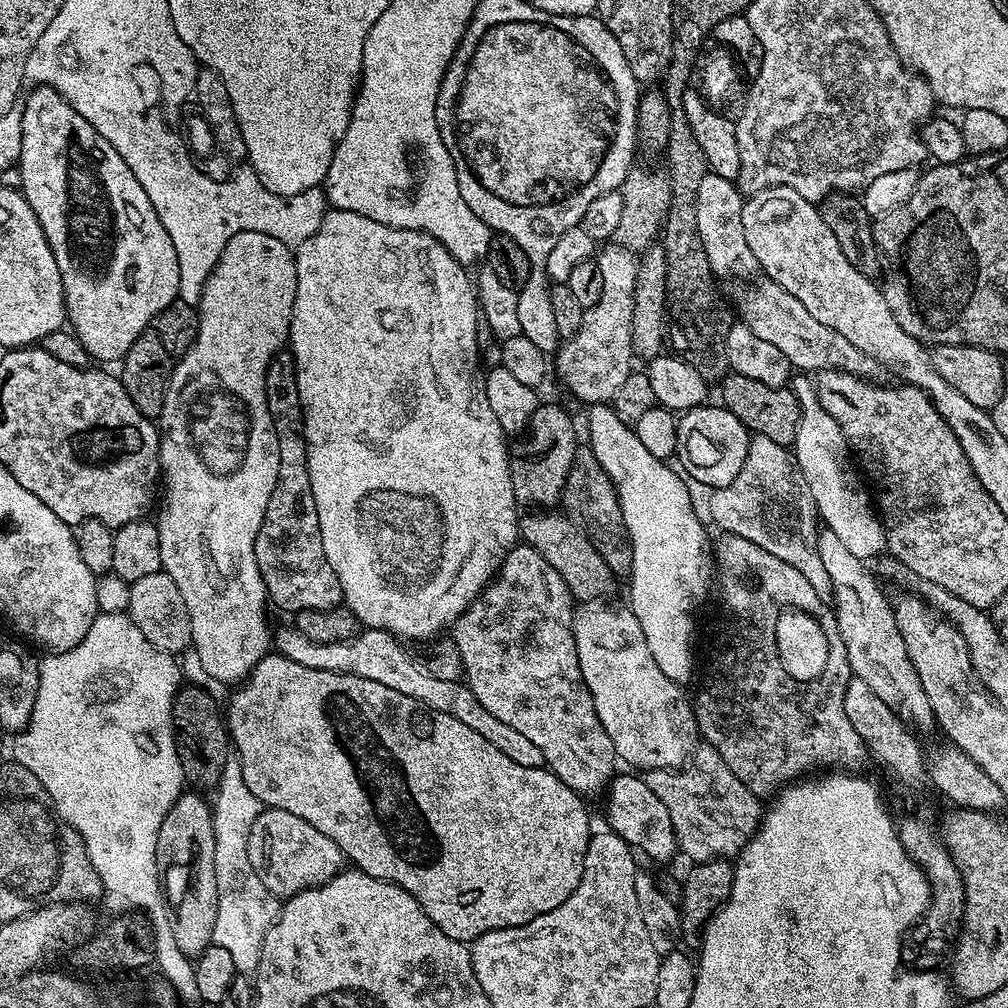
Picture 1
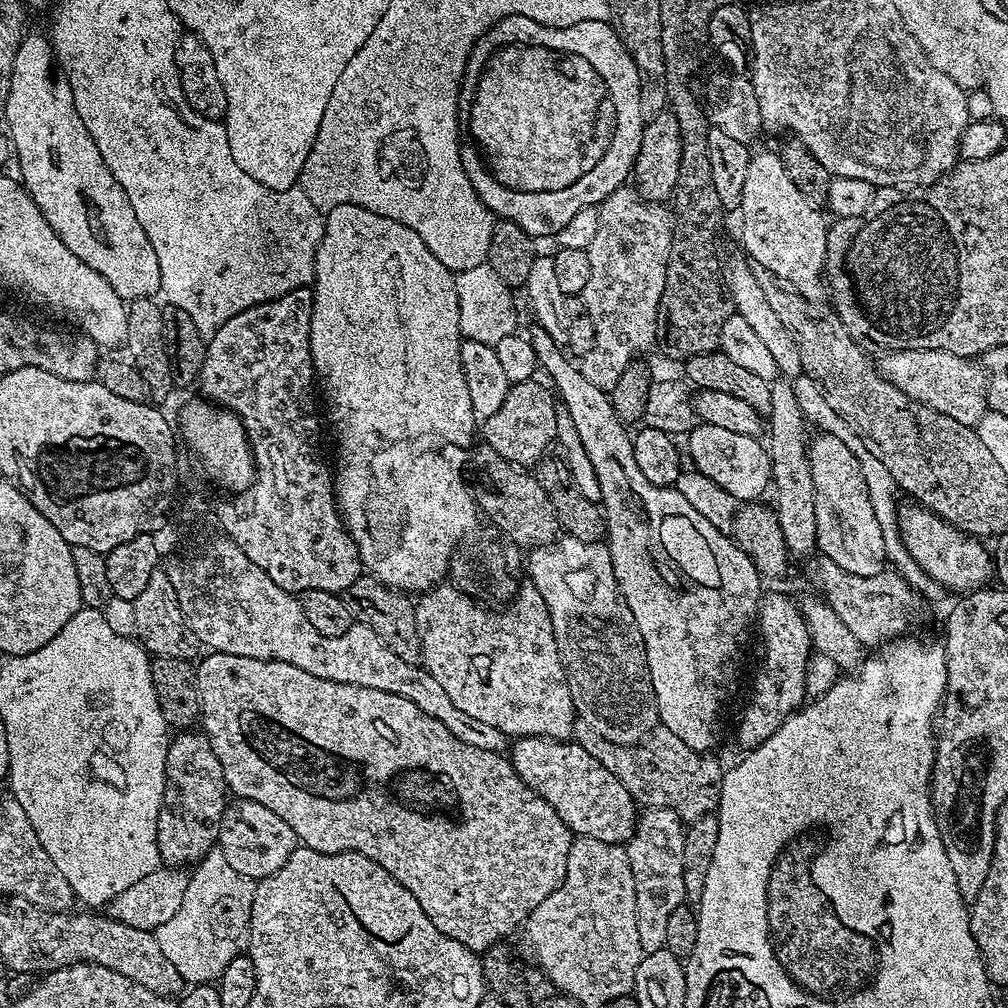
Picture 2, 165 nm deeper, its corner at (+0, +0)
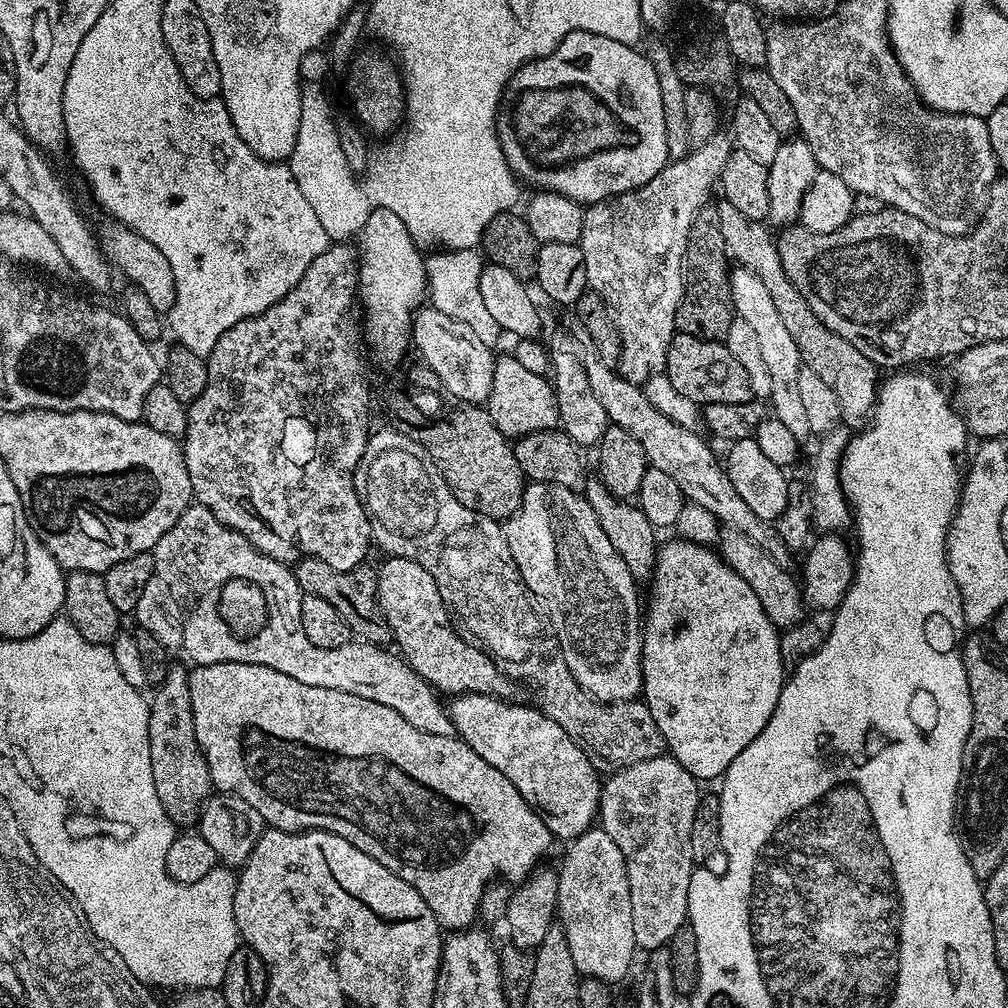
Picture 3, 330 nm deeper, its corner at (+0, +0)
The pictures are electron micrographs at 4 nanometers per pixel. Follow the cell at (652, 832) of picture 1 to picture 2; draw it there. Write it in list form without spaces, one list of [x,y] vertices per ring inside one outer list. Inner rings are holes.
[[[522,736],[511,745],[510,759],[522,782],[546,798],[558,818],[576,836],[624,846],[636,833],[638,805],[630,790],[594,754],[586,754],[582,745],[567,740],[546,740],[542,736]]]

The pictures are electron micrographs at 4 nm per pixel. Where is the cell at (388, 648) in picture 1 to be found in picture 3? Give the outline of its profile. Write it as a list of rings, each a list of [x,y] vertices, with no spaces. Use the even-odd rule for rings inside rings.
[[[195,502],[189,504],[188,509],[178,518],[178,522],[174,522],[174,526],[170,526],[170,530],[166,530],[166,534],[162,534],[162,538],[156,543],[156,547],[152,549],[151,553],[156,563],[156,576],[175,600],[177,606],[180,607],[180,614],[184,618],[184,647],[182,652],[183,655],[186,654],[193,660],[191,662],[193,665],[246,662],[258,666],[270,666],[270,670],[278,670],[278,674],[290,674],[290,678],[298,678],[298,682],[306,682],[306,686],[326,686],[326,690],[346,690],[346,694],[358,694],[358,698],[370,698],[370,702],[382,702],[382,706],[390,706],[390,710],[398,710],[398,714],[402,714],[402,718],[406,718],[406,722],[410,722],[410,726],[414,726],[418,730],[426,730],[426,734],[453,735],[452,719],[448,716],[445,701],[440,701],[443,699],[432,685],[427,684],[411,668],[408,661],[397,655],[395,651],[392,651],[393,653],[387,652],[389,650],[387,647],[367,642],[349,642],[337,648],[314,646],[314,642],[310,642],[310,638],[306,638],[306,630],[302,630],[302,606],[300,605],[302,593],[296,581],[295,571],[289,565],[279,564],[274,558],[262,554],[242,534],[238,534],[222,522],[218,522],[218,518],[214,518],[214,514],[210,514],[210,510],[206,510],[206,506]]]

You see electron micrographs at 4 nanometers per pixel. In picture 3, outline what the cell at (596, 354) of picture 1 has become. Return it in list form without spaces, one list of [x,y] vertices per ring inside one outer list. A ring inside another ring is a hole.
[[[717,130],[709,140],[705,140],[703,144],[695,147],[692,151],[694,151],[692,156],[691,154],[685,154],[669,162],[661,172],[654,174],[654,178],[650,178],[650,182],[646,182],[646,186],[635,188],[632,192],[624,192],[621,196],[613,196],[611,200],[603,200],[597,204],[587,205],[584,208],[584,225],[582,226],[582,234],[578,243],[582,250],[582,258],[586,258],[588,286],[591,291],[600,295],[602,302],[606,302],[608,313],[614,318],[614,326],[618,326],[620,331],[622,354],[620,355],[618,372],[629,382],[636,385],[642,386],[651,376],[659,376],[664,372],[666,354],[670,350],[670,342],[678,331],[676,312],[680,308],[680,299],[684,297],[684,251],[688,249],[688,235],[690,234],[692,219],[700,213],[701,208],[709,203],[708,195],[711,194],[712,188],[714,192],[714,185],[720,179],[720,171],[726,166],[728,159],[732,157],[734,151],[733,133],[728,130]]]

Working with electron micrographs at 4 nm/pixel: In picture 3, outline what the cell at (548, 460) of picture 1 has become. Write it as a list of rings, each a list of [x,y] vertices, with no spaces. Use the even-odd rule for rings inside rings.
[[[515,354],[496,356],[494,386],[490,386],[490,398],[486,407],[490,418],[494,418],[494,426],[498,426],[498,430],[509,438],[556,428],[560,419],[553,381],[548,376],[539,376],[523,368]]]

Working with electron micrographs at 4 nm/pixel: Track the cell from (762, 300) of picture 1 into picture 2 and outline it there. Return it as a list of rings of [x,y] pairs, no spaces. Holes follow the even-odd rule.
[[[910,350],[896,351],[883,355],[878,362],[880,373],[898,390],[914,401],[922,402],[928,408],[954,418],[975,428],[989,411],[987,402],[987,376],[983,369],[971,359],[948,351]]]

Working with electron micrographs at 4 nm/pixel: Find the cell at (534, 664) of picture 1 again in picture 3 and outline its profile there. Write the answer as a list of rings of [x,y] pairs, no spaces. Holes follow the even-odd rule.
[[[388,556],[385,561],[384,565],[379,565],[376,573],[378,602],[388,623],[388,628],[392,632],[392,640],[394,644],[397,644],[395,647],[398,649],[399,655],[408,661],[411,668],[440,694],[445,694],[444,692],[452,692],[451,694],[473,692],[479,696],[511,697],[510,694],[514,688],[513,681],[501,672],[500,665],[483,648],[469,642],[457,631],[454,627],[453,617],[450,615],[448,607],[444,605],[444,599],[441,598],[432,575],[418,562],[414,562],[410,558]]]

